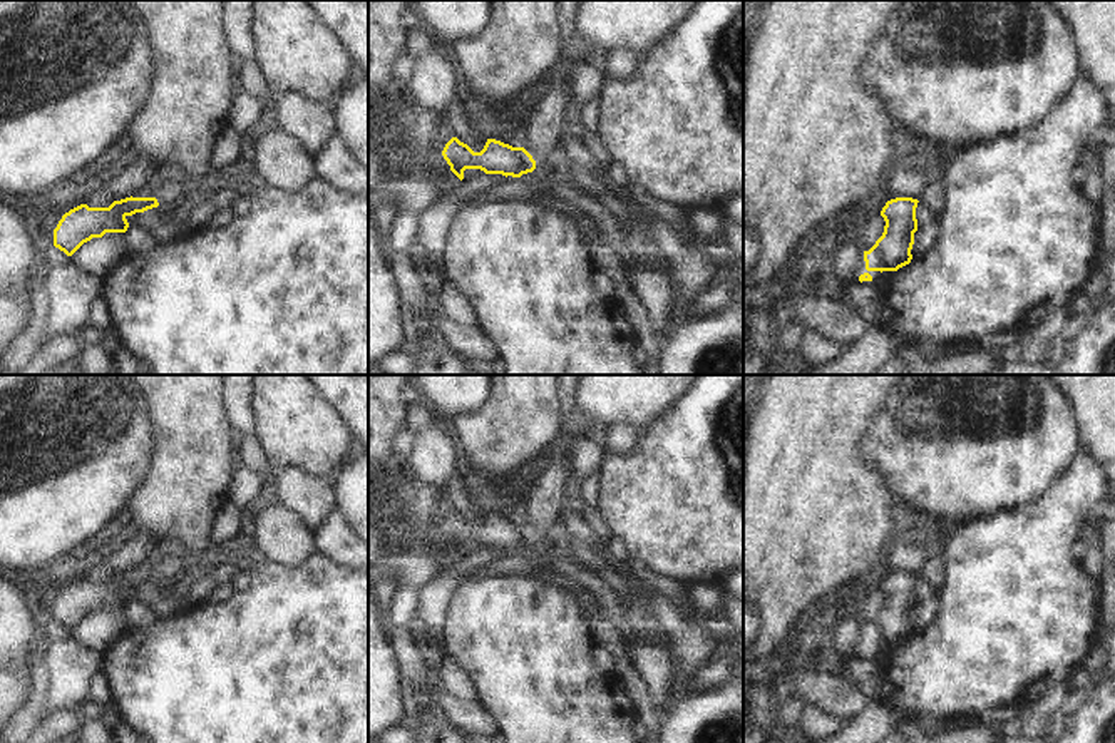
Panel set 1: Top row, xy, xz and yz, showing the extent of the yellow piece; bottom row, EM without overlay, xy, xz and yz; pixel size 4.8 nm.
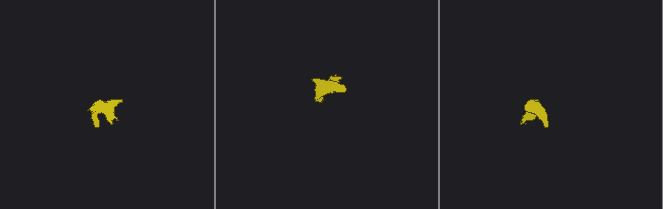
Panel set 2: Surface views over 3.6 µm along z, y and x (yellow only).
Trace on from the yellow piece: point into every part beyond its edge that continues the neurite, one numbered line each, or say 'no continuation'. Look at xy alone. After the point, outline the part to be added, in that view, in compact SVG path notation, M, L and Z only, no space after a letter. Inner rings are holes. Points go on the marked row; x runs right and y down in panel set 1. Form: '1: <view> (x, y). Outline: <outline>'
1: xy (161, 176). Outline: M177 166L157 167L132 197L154 197L156 191L167 182L186 184L186 174Z

